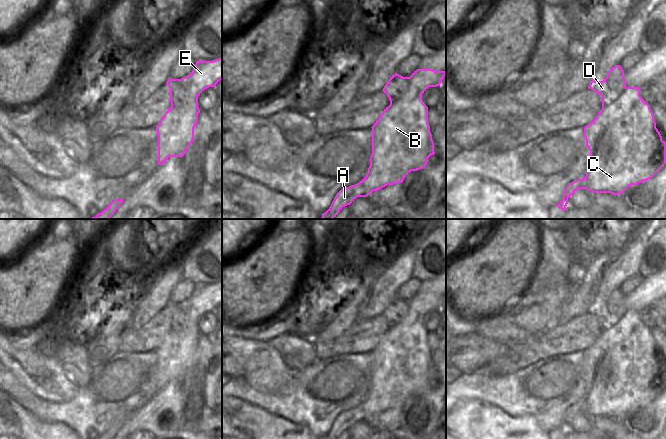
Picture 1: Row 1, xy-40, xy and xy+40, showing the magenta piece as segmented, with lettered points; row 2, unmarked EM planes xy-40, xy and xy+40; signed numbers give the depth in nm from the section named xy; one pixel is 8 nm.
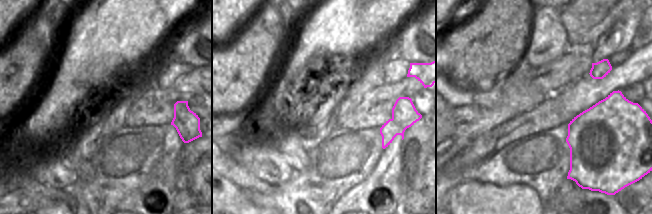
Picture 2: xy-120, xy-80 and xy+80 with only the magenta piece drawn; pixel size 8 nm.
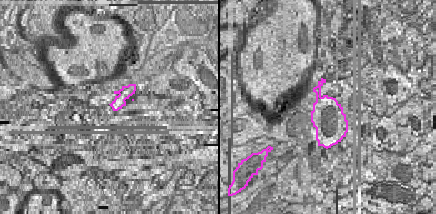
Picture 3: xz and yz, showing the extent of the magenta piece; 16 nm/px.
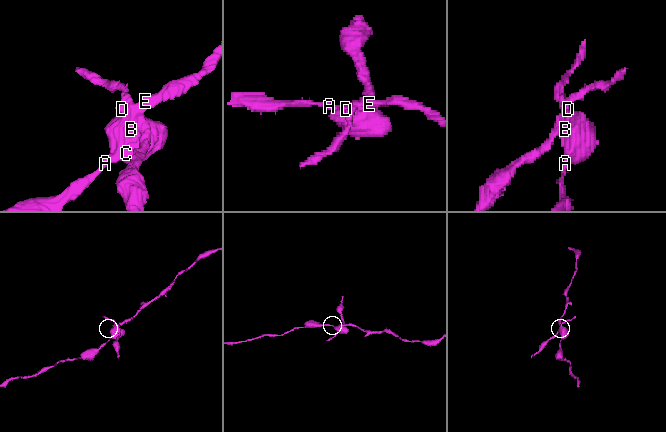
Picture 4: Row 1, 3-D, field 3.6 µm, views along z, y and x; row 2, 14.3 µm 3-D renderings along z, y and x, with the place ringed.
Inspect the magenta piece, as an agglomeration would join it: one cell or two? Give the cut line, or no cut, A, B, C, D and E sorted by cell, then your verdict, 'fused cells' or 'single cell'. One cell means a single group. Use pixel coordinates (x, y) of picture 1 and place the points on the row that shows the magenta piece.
xy (410, 77), (410, 85), (406, 92), (390, 104) | A B C E / D | fused cells

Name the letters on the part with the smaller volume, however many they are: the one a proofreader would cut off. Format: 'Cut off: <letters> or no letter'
Cut off: D

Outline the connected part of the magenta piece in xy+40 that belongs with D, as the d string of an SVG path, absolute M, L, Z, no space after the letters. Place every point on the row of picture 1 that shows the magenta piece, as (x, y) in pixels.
M620 65L610 69L603 81L591 80L588 89L591 89L602 96L602 108L607 107L616 101L626 90L624 70Z

